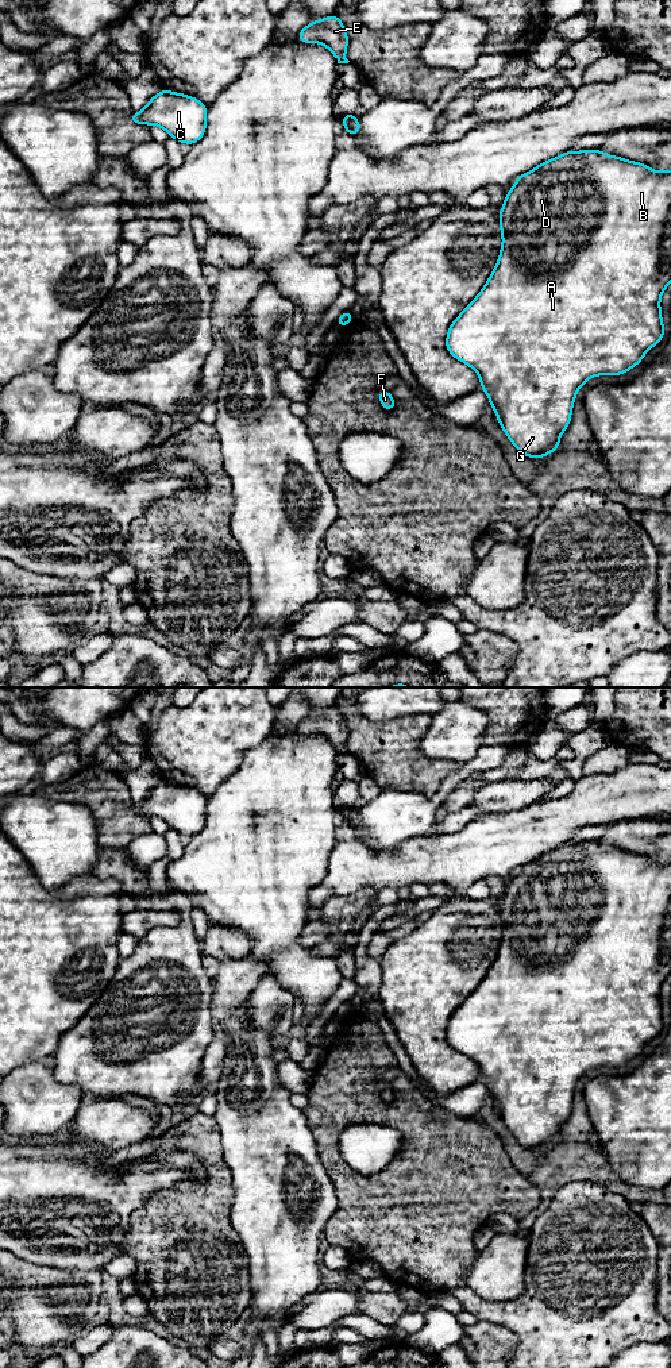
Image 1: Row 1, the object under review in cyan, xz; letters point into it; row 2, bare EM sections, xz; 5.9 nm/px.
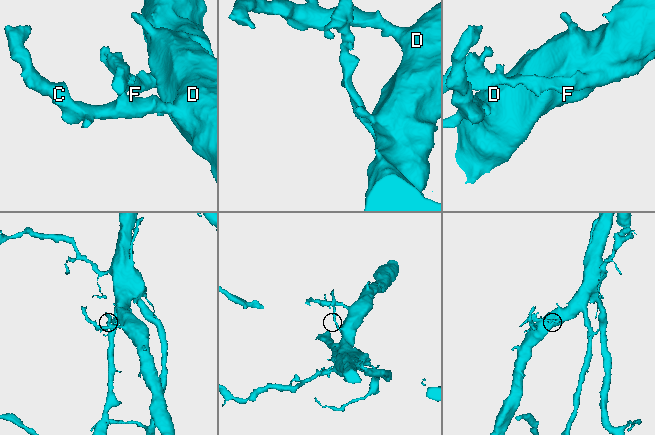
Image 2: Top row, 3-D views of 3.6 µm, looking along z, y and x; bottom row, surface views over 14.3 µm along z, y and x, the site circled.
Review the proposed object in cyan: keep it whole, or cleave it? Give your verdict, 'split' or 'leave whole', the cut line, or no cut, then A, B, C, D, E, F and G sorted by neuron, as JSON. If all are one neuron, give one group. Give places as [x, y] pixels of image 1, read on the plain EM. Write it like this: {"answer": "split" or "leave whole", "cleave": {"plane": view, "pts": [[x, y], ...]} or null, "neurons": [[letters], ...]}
{"answer": "split", "cleave": {"plane": "xz", "pts": [[342, 808], [344, 816]]}, "neurons": [["A", "B", "C", "D", "G"], ["E", "F"]]}

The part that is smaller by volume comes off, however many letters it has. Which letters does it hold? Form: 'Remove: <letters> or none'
Remove: E, F

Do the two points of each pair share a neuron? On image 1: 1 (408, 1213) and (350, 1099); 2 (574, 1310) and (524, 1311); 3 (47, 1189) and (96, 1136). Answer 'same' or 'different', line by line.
1: same
2: same
3: different

